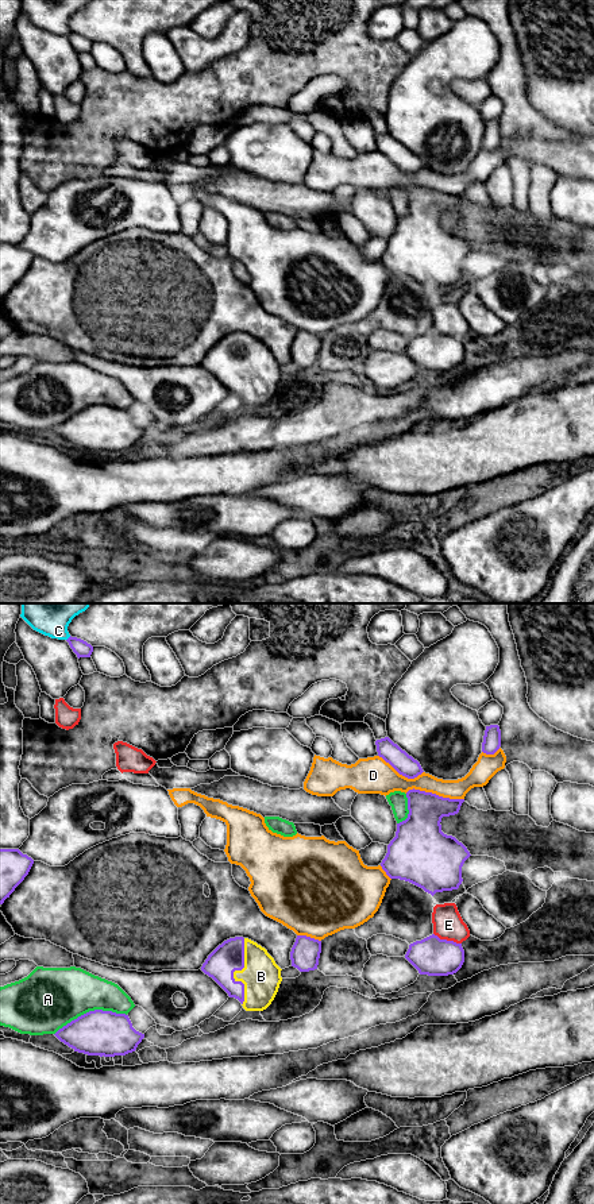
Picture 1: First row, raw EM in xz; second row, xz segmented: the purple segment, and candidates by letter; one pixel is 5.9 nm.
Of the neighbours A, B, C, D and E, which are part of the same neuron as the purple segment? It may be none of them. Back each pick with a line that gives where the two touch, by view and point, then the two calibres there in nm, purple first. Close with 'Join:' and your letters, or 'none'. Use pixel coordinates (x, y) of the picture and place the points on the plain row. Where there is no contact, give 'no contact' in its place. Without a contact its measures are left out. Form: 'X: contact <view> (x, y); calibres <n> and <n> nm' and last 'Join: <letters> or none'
B: contact xz (235, 365); calibres 180 and 220 nm
Join: B

